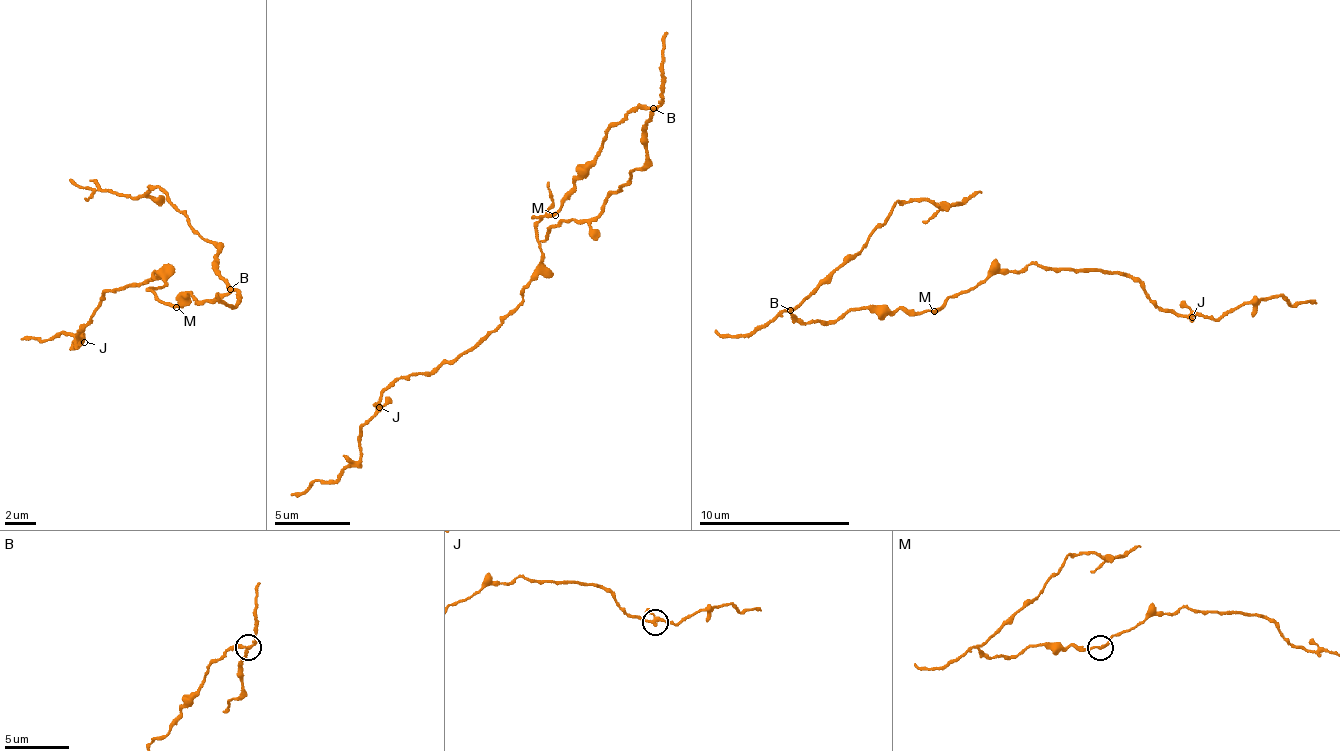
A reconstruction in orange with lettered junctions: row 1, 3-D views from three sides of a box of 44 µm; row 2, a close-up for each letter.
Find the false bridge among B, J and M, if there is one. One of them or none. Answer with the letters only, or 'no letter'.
B

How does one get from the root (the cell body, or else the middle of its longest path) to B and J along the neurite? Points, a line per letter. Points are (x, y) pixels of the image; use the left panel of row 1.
B: (174, 306), (191, 292), (199, 303), (213, 299), (214, 302), (215, 298), (225, 297), (232, 288)
J: (174, 306), (150, 291), (165, 285), (153, 271), (141, 283), (100, 293), (81, 331), (84, 342)

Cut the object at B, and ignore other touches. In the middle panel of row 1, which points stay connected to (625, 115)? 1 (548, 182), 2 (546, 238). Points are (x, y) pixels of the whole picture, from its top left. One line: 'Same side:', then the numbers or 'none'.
Same side: none

